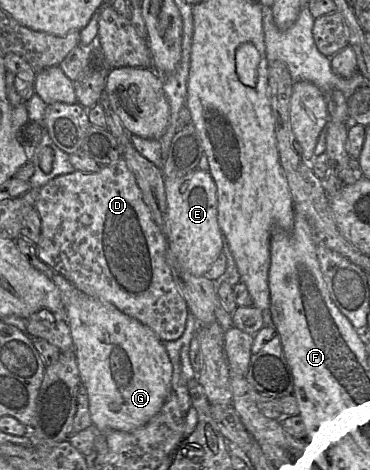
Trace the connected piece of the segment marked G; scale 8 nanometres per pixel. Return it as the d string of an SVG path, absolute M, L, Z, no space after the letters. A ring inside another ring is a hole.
M54 273L51 280L62 295L65 320L70 328L81 384L88 395L92 425L98 433L142 434L143 429L160 411L172 391L173 368L163 342L147 326L112 305L80 291L62 275Z

